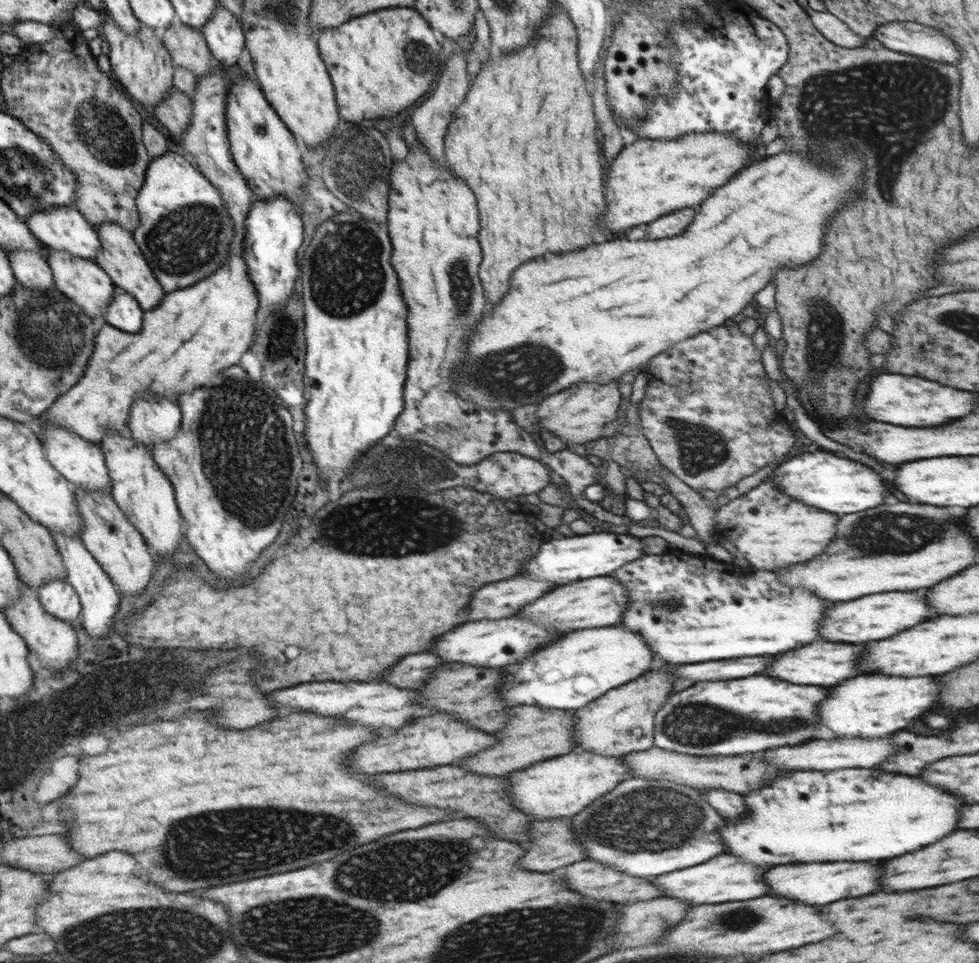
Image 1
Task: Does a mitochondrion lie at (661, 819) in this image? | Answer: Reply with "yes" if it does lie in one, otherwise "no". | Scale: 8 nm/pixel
yes

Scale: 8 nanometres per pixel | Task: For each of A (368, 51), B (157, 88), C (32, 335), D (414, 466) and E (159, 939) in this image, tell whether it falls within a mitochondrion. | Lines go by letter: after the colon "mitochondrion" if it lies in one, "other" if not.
A: other
B: other
C: mitochondrion
D: mitochondrion
E: mitochondrion

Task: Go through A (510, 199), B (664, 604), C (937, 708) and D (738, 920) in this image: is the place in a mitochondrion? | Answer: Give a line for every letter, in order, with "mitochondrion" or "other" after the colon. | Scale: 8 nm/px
A: other
B: mitochondrion
C: other
D: mitochondrion

